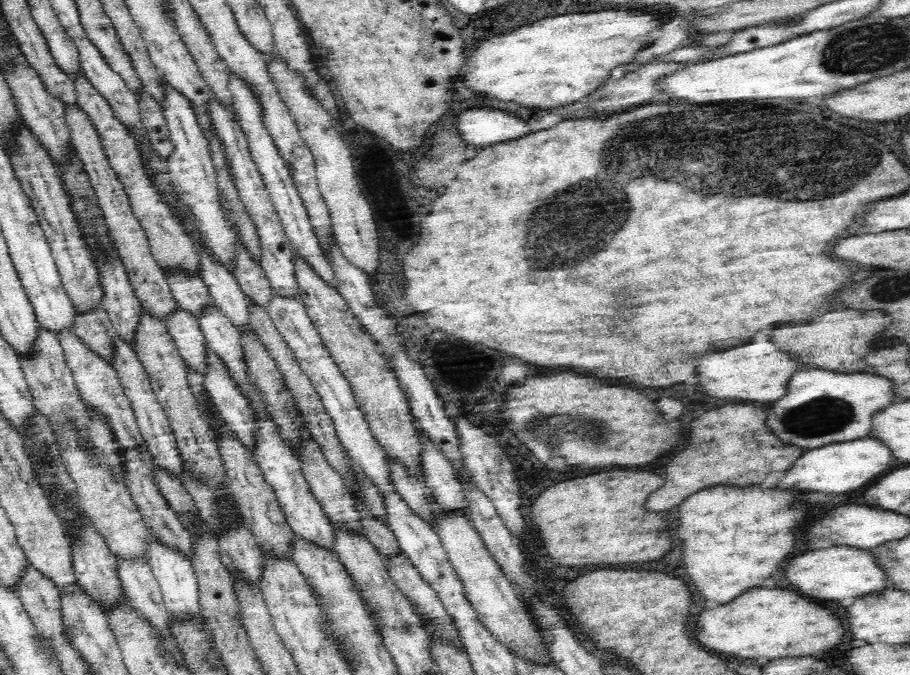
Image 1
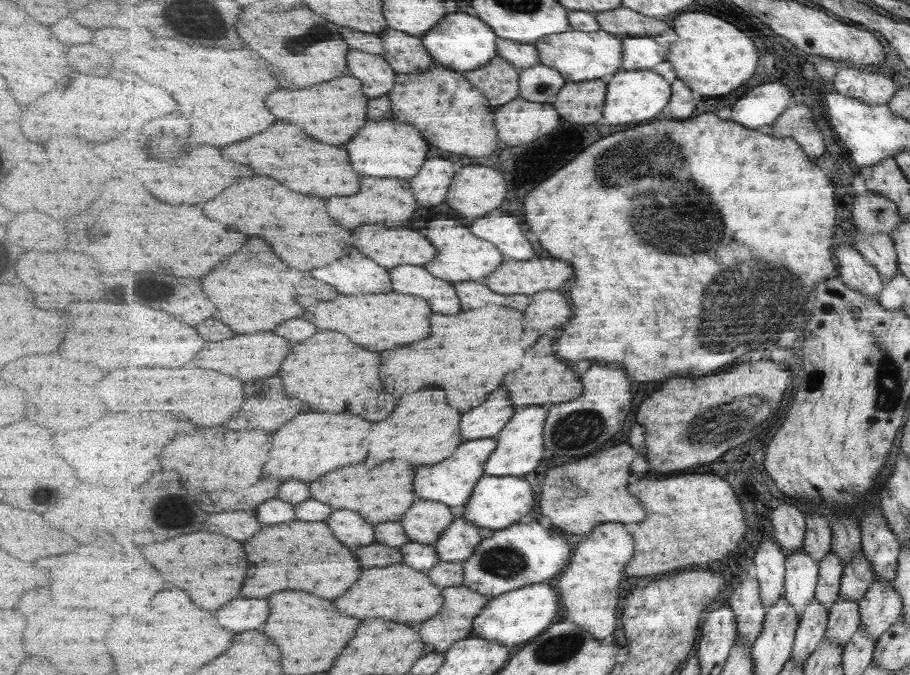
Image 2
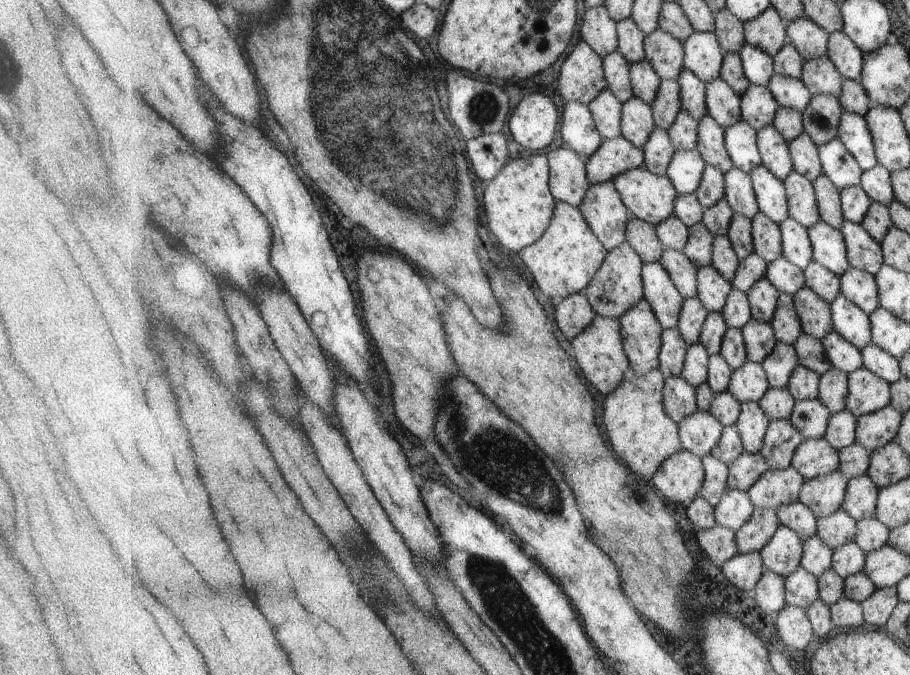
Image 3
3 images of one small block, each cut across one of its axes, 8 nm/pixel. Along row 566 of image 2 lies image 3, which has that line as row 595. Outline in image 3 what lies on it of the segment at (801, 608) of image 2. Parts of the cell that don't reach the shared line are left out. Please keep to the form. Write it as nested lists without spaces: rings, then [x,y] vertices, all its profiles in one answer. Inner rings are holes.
[[[797,568],[786,577],[786,600],[791,606],[807,609],[820,601],[820,587],[817,576],[805,568]]]

